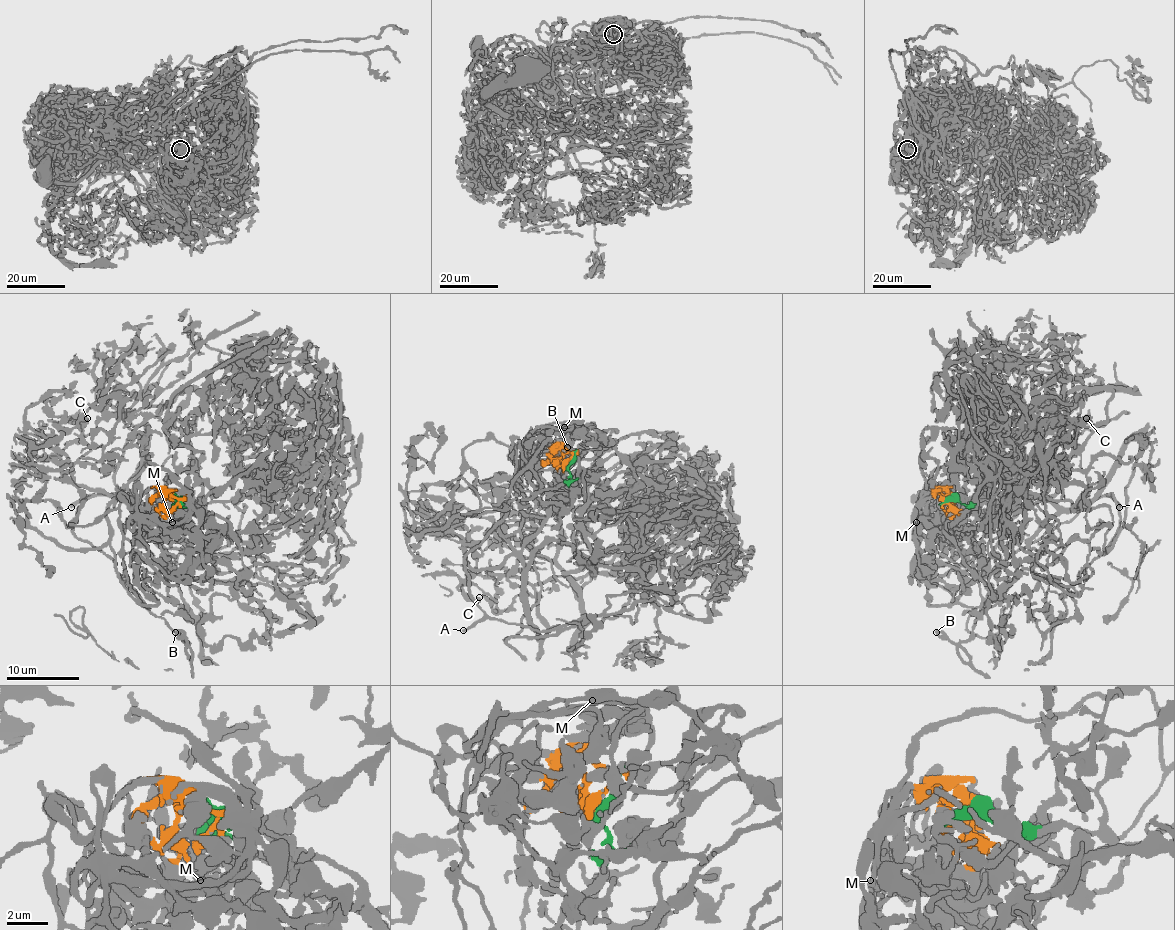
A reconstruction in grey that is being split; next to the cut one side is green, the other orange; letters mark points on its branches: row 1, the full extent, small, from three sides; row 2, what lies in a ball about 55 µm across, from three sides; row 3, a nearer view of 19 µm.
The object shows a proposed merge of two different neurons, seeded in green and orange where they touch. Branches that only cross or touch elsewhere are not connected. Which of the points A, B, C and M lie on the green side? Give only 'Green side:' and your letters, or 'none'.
Green side: C

